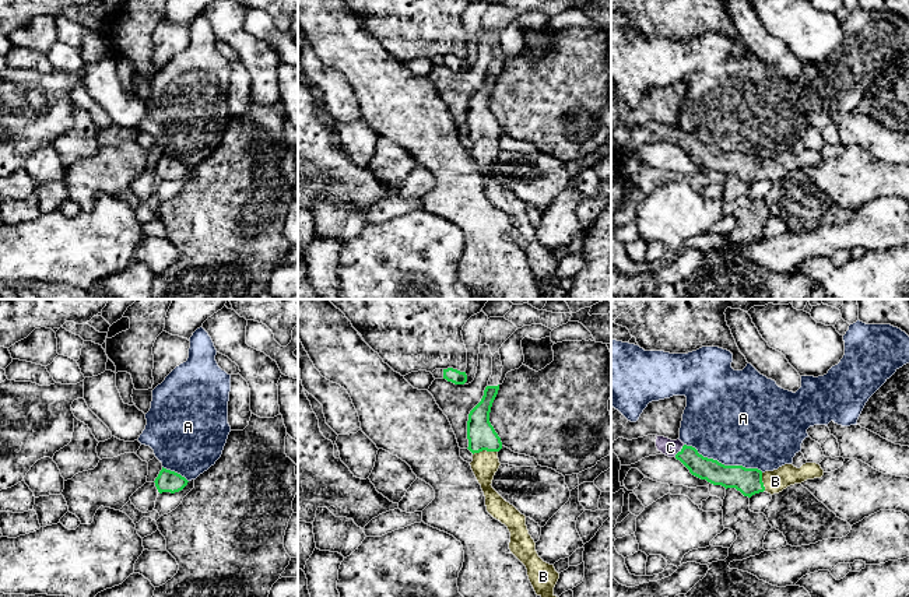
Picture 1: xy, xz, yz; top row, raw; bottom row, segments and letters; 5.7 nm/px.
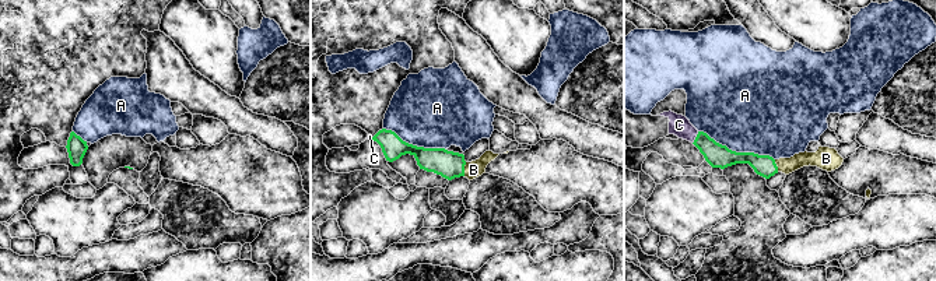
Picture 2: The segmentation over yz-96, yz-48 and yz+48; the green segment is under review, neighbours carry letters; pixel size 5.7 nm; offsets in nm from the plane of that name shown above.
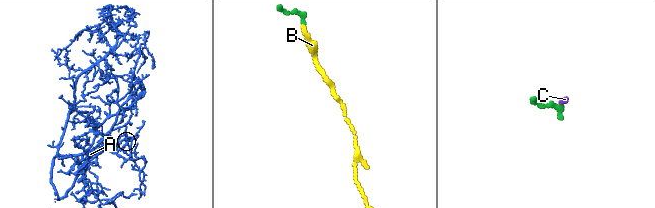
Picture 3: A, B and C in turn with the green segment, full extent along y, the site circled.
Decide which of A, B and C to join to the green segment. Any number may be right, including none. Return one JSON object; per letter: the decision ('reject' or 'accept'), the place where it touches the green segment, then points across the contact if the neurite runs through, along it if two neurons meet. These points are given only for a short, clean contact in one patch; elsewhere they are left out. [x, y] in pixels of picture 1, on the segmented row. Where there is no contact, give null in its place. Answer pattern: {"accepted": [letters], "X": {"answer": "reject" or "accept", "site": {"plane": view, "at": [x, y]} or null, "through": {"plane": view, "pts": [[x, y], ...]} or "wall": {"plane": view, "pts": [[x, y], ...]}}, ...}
{"accepted": ["B", "C"], "A": {"answer": "reject", "site": {"plane": "yz", "at": [723, 464]}}, "B": {"answer": "accept", "site": {"plane": "xz", "at": [484, 449]}, "through": {"plane": "xz", "pts": [[481, 435], [484, 449], [484, 464]]}}, "C": {"answer": "accept", "site": {"plane": "yz", "at": [681, 450]}, "through": {"plane": "yz", "pts": [[702, 467], [681, 450], [670, 448]]}}}

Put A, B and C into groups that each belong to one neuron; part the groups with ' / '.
A / B C

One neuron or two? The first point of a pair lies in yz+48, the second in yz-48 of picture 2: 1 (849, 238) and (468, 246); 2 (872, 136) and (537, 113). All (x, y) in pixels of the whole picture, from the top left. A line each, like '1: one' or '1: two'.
1: one
2: one

